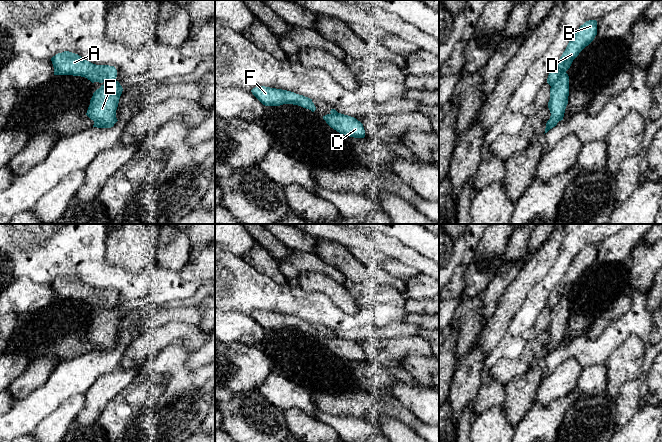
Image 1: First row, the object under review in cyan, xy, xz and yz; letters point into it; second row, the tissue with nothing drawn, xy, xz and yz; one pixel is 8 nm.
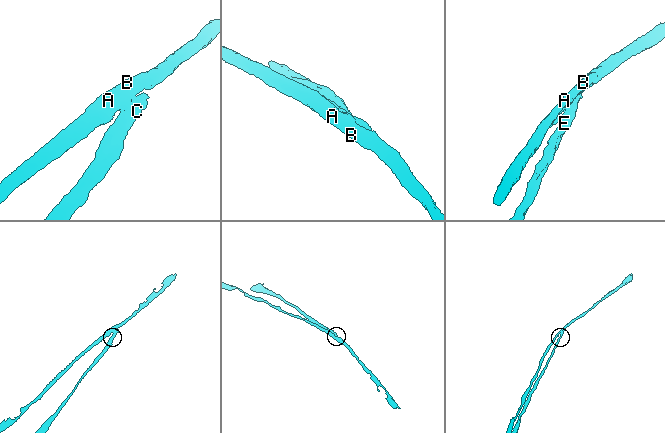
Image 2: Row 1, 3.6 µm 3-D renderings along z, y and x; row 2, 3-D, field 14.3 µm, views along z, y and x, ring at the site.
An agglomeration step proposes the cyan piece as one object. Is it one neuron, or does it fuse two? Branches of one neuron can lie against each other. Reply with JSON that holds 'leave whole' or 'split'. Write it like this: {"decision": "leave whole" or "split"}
{"decision": "split"}

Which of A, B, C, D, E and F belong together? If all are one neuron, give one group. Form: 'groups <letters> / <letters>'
groups A B D F / C E

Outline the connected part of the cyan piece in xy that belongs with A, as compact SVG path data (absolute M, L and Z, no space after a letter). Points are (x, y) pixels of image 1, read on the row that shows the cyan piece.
M64 51L51 58L54 75L81 76L92 83L111 84L115 82L117 70L114 66L93 64L78 54Z

